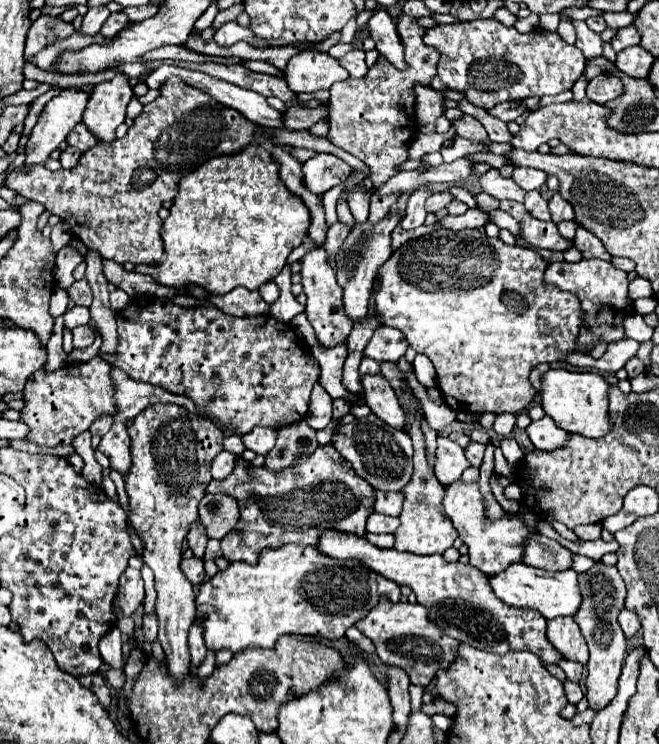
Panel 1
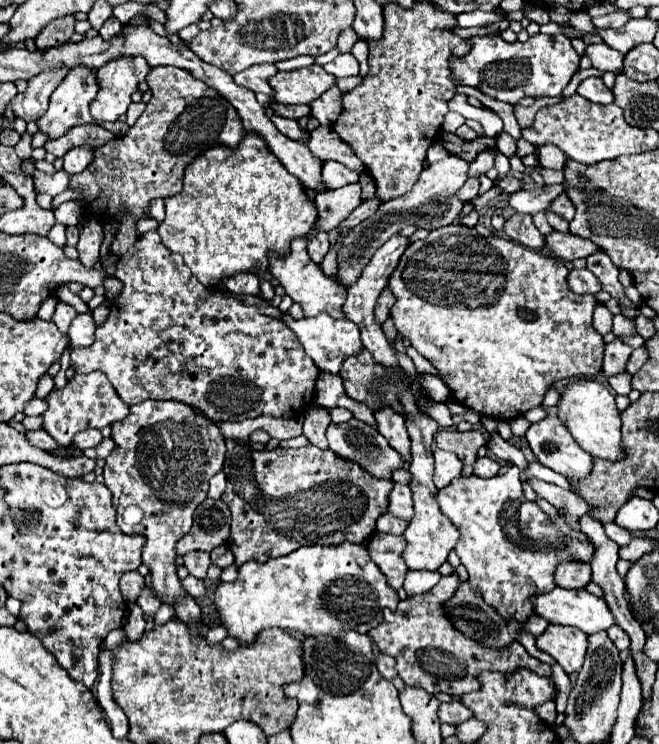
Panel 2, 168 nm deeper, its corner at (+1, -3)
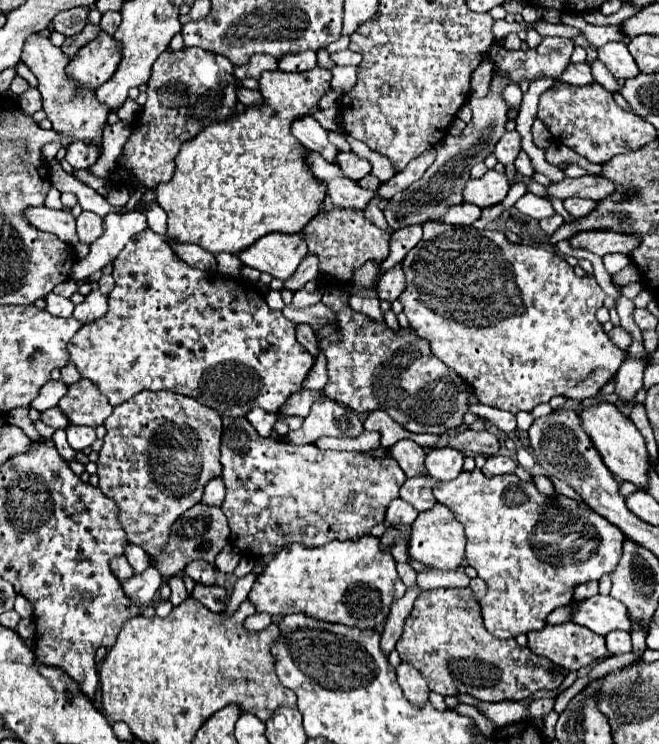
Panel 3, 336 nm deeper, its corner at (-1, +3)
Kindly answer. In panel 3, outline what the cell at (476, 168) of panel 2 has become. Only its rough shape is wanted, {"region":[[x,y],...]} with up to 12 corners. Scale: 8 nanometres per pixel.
{"region":[[507,134],[493,150],[495,158],[505,164],[505,174],[513,184],[513,160],[521,150],[521,136]]}

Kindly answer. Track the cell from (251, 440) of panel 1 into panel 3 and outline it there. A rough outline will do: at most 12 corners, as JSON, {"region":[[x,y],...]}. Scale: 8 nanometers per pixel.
{"region":[[253,408],[247,420],[259,436],[271,436],[275,414]]}

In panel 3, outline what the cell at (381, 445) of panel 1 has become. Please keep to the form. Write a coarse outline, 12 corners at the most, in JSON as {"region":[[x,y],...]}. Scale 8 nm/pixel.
{"region":[[325,396],[287,444],[321,436],[355,438],[363,422],[353,410]]}

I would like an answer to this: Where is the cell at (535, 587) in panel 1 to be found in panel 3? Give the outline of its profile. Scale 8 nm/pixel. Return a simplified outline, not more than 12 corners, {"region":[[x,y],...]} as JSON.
{"region":[[595,594],[573,600],[571,622],[605,636],[631,630],[625,606]]}

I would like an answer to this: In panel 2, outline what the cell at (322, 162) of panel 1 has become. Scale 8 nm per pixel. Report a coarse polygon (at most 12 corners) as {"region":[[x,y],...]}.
{"region":[[339,162],[323,164],[323,184],[333,190],[359,180]]}

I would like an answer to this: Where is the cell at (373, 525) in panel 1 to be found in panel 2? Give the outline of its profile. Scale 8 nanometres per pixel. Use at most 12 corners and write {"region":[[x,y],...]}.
{"region":[[383,514],[377,520],[377,532],[403,534],[409,520]]}

